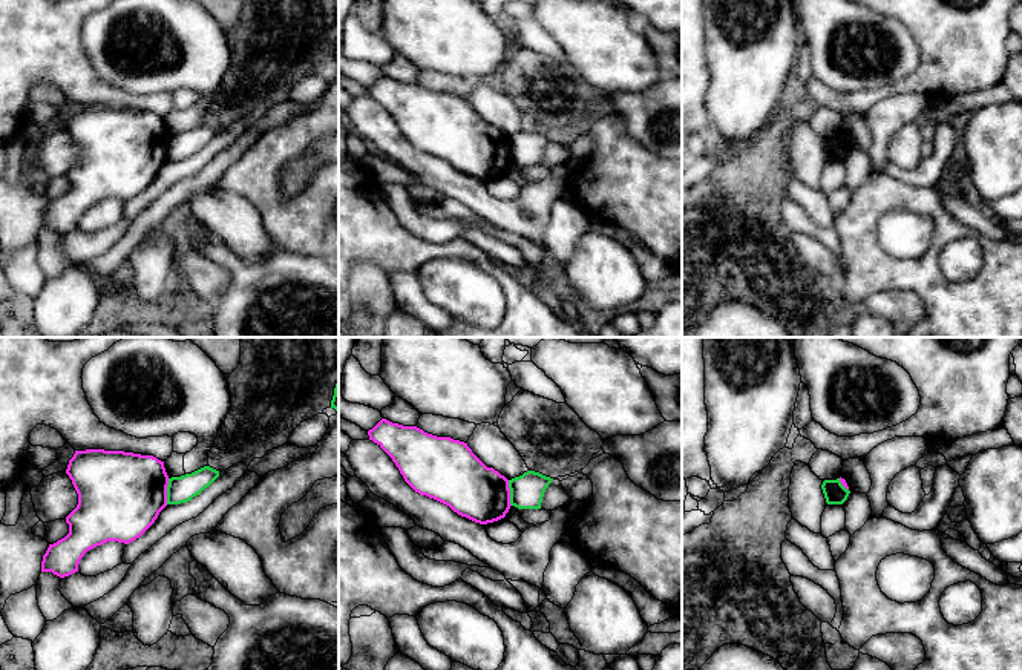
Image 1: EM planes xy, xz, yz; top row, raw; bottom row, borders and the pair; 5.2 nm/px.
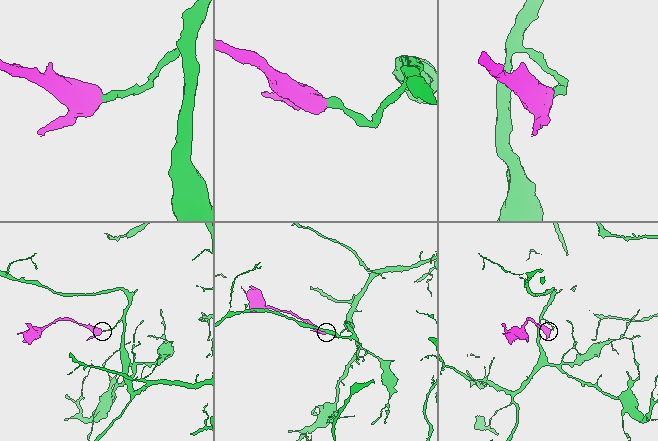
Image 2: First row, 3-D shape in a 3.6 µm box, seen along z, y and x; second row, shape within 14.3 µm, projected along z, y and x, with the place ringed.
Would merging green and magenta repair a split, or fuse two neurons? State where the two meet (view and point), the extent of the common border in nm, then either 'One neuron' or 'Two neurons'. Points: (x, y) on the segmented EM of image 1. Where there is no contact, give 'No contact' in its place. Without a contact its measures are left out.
Touches green at xy (167, 491). Shared border 140 nm. Two neurons

